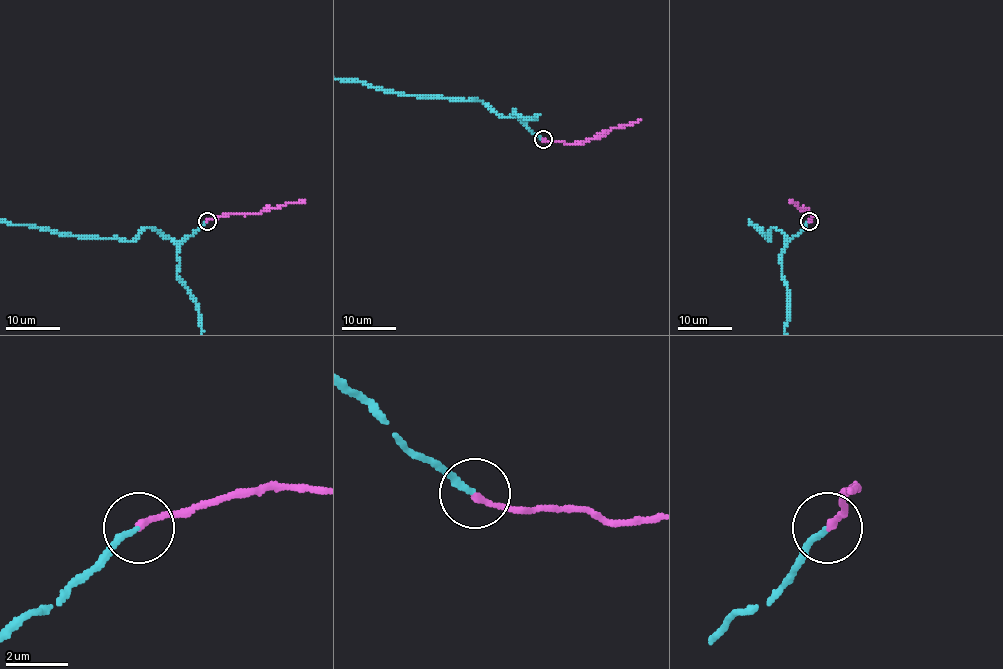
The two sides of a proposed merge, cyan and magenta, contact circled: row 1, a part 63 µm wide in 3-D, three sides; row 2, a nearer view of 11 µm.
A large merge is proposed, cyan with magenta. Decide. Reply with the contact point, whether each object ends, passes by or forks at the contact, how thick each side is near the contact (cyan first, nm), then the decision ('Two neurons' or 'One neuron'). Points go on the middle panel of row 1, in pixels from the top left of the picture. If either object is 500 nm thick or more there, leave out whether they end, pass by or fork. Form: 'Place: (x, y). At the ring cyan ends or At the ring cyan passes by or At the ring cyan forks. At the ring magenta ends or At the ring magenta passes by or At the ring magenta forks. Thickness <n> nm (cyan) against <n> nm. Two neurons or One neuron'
Place: (543, 139). At the ring cyan ends. At the ring magenta ends. Thickness 180 nm (cyan) against 200 nm. One neuron

